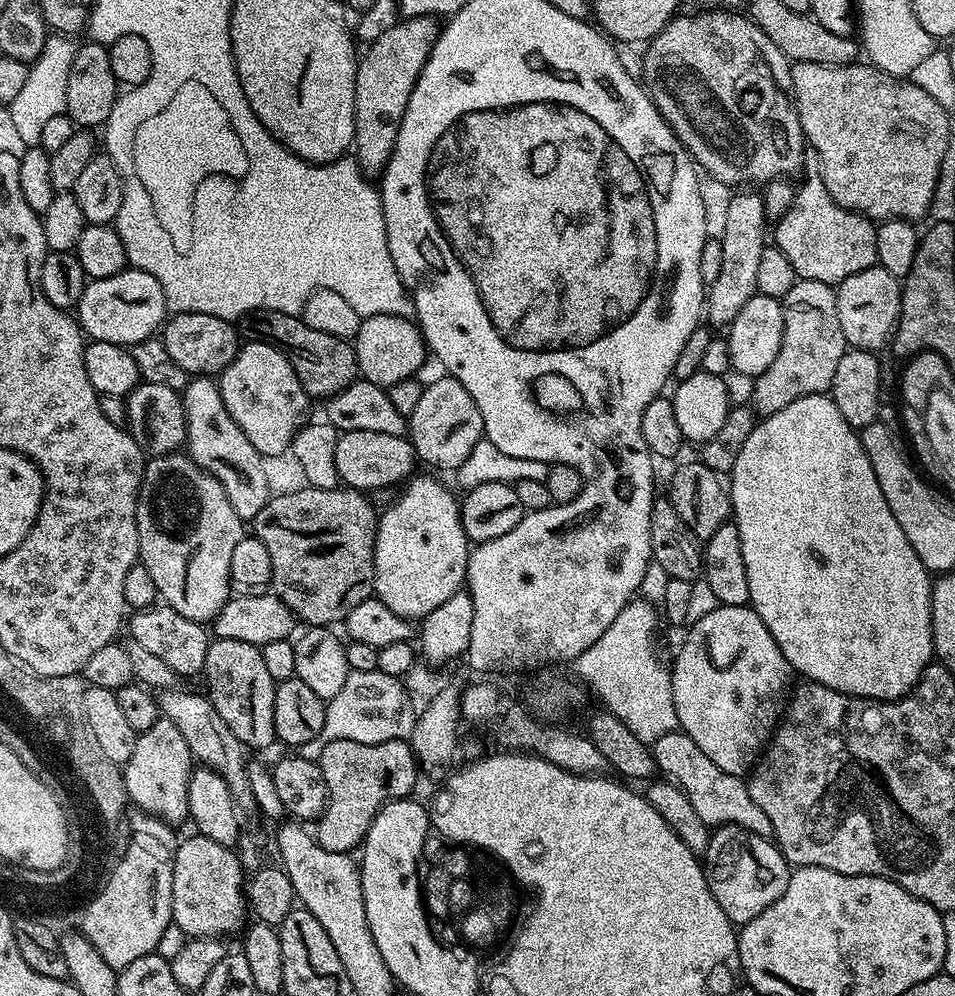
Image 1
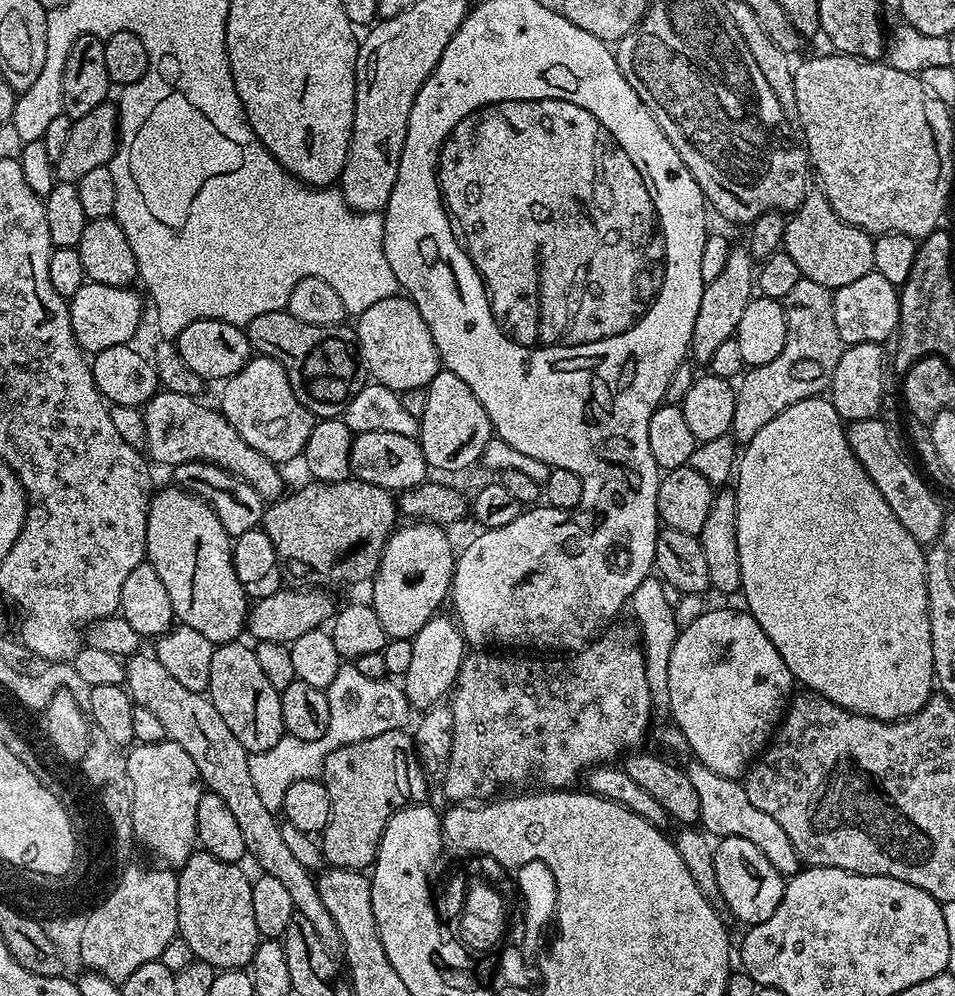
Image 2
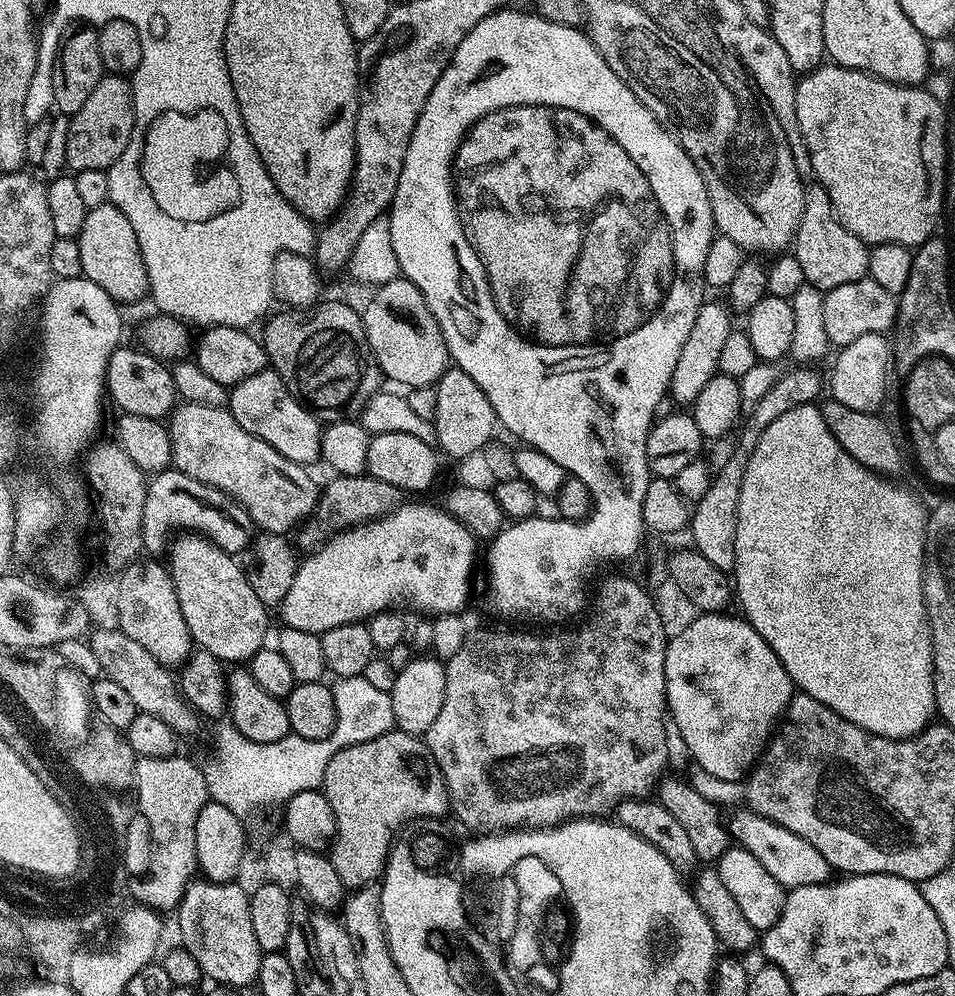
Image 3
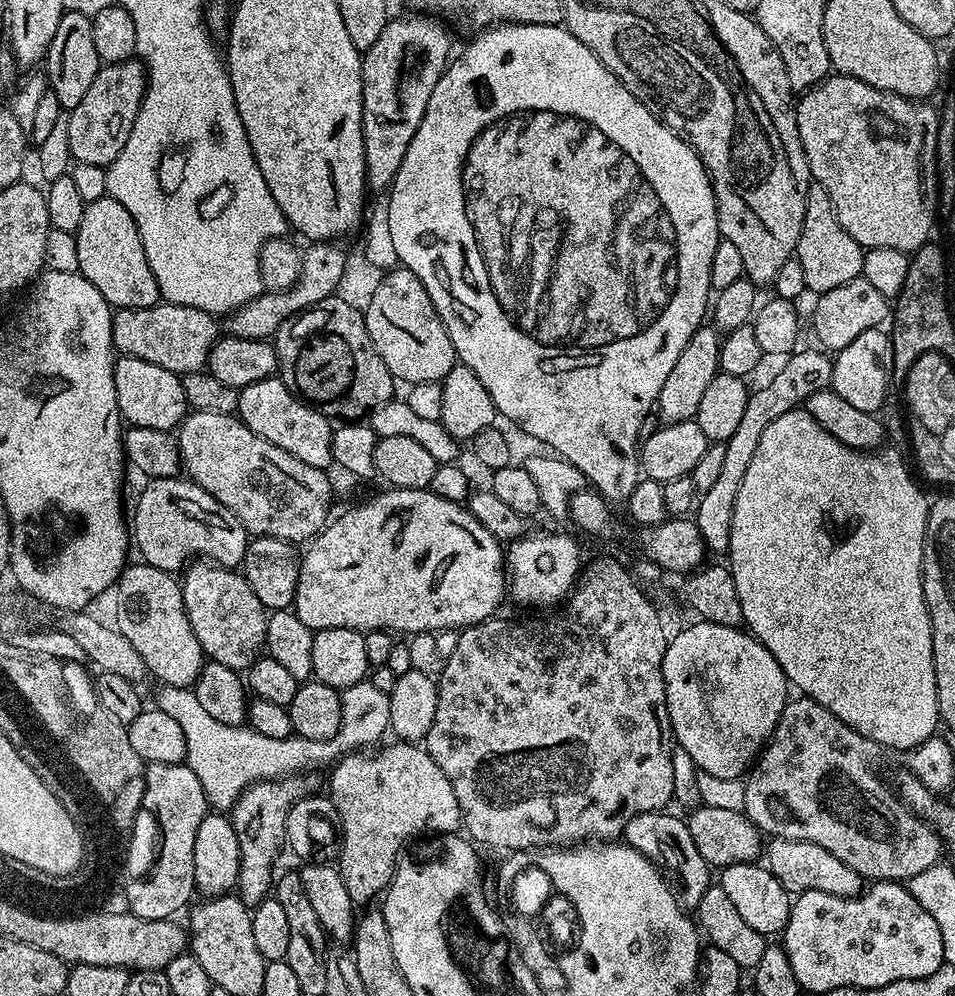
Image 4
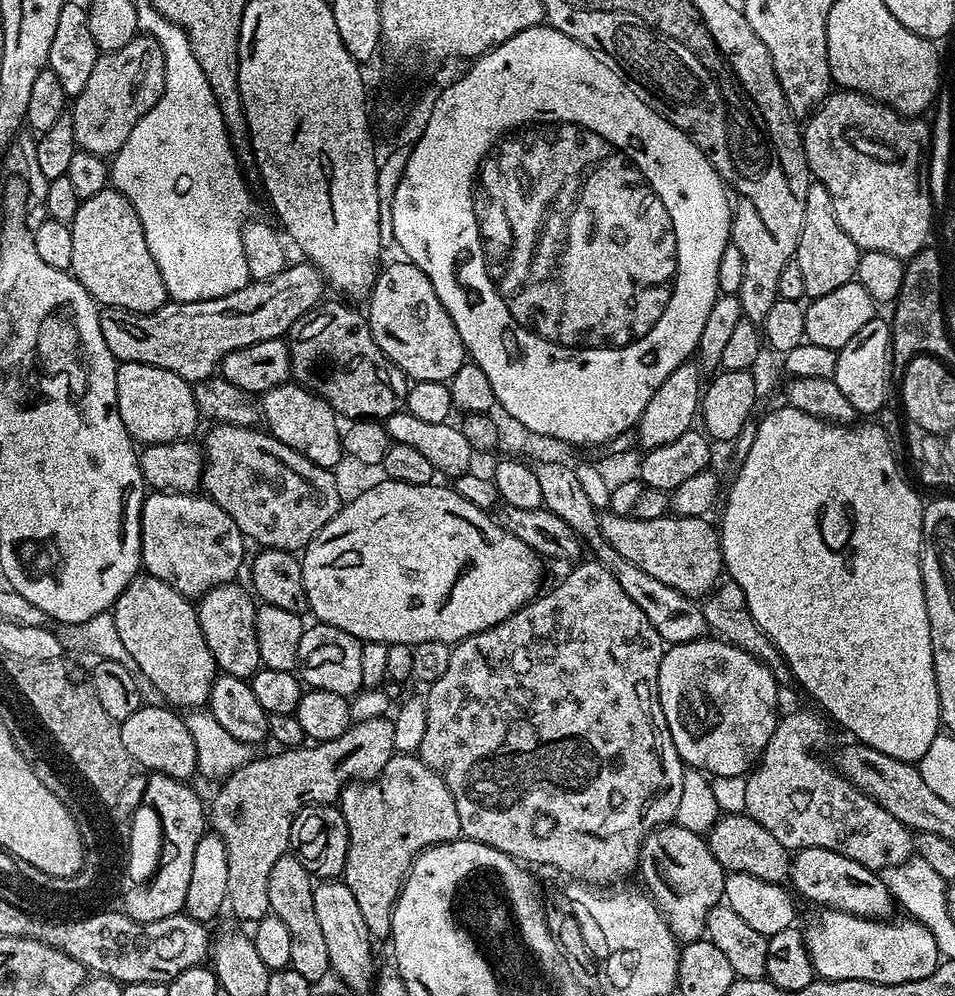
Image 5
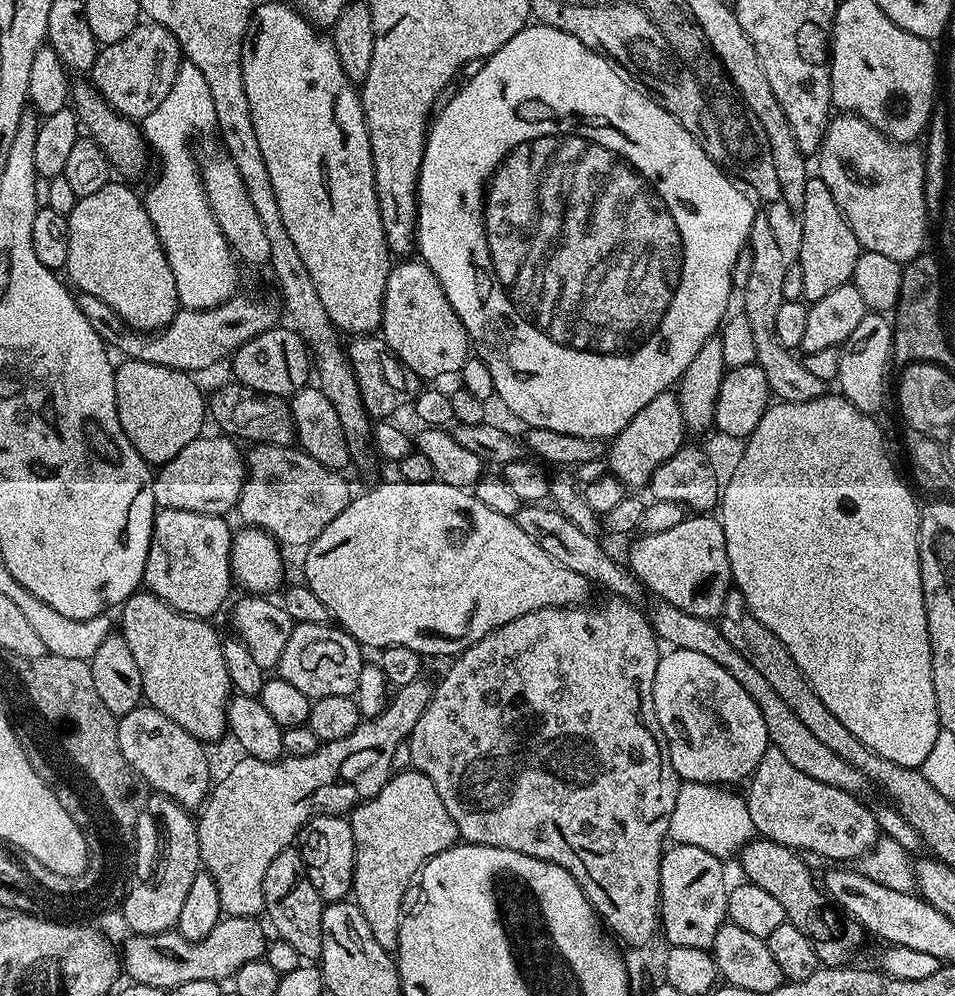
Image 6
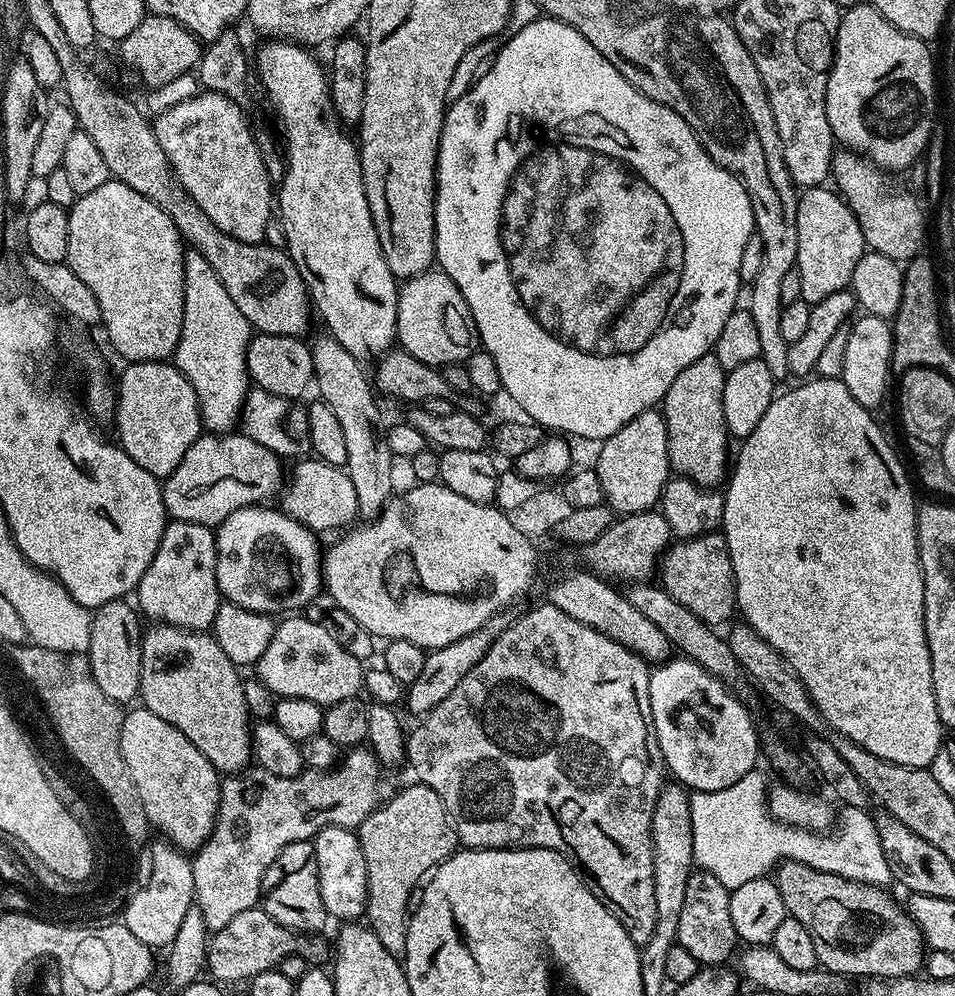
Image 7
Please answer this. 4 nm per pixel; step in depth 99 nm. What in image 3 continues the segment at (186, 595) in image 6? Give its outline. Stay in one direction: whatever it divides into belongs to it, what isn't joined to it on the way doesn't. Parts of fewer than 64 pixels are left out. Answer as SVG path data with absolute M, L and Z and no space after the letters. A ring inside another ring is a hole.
M165 470L155 473L148 480L146 506L142 514L143 551L148 554L163 553L173 535L172 528L195 530L213 540L223 552L233 554L240 554L244 547L247 549L253 543L252 519L238 501L225 494L221 488L215 488L206 482L198 482L198 478L190 478L190 474Z

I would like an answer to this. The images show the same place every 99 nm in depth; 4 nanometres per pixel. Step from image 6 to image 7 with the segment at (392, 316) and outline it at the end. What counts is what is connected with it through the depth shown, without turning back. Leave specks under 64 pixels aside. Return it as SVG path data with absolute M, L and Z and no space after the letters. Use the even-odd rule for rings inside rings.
M429 270L399 285L396 339L403 351L432 368L464 364L477 351L476 323L470 314L470 306L466 306L462 290L458 290L447 274Z

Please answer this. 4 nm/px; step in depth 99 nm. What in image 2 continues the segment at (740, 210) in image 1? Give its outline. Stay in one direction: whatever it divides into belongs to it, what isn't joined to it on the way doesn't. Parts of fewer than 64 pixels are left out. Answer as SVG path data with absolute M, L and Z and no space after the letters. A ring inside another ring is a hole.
M733 247L728 253L726 267L723 268L722 274L718 274L714 282L705 284L702 306L698 306L698 318L694 318L694 334L690 349L691 359L697 365L708 365L710 358L714 358L719 344L735 337L738 322L742 322L742 313L754 295L755 272L754 261L747 247Z

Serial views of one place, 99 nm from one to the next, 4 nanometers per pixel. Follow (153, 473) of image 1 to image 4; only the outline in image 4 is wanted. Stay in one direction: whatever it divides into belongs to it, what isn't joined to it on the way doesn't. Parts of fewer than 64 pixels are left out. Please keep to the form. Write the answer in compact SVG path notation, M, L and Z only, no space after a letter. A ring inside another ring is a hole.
M196 562L183 573L182 587L186 618L190 618L194 638L198 638L205 657L222 662L222 666L247 670L264 648L269 613L262 602L258 602L258 597L254 595L254 590L250 590L243 574L230 568L221 568L219 564Z

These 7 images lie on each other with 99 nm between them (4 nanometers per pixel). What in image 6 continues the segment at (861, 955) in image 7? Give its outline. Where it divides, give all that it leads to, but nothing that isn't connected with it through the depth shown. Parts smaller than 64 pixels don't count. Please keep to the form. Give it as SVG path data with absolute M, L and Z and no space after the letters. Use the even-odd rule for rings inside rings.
M753 838L744 845L739 853L738 861L744 867L747 883L762 886L762 890L770 893L779 902L784 911L787 923L798 926L810 942L814 942L814 950L818 954L821 965L839 968L847 965L848 960L866 941L864 927L857 920L849 918L828 898L828 893L812 877L808 864L801 853L782 846L773 840Z

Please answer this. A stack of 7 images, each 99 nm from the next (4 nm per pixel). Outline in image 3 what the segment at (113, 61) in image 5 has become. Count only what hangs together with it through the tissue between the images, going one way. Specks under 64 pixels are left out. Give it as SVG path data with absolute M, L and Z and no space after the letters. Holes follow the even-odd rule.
M106 74L94 86L90 98L68 121L66 134L66 165L73 173L82 170L107 170L122 158L122 150L132 137L134 130L134 106L132 105L132 85L123 76Z

